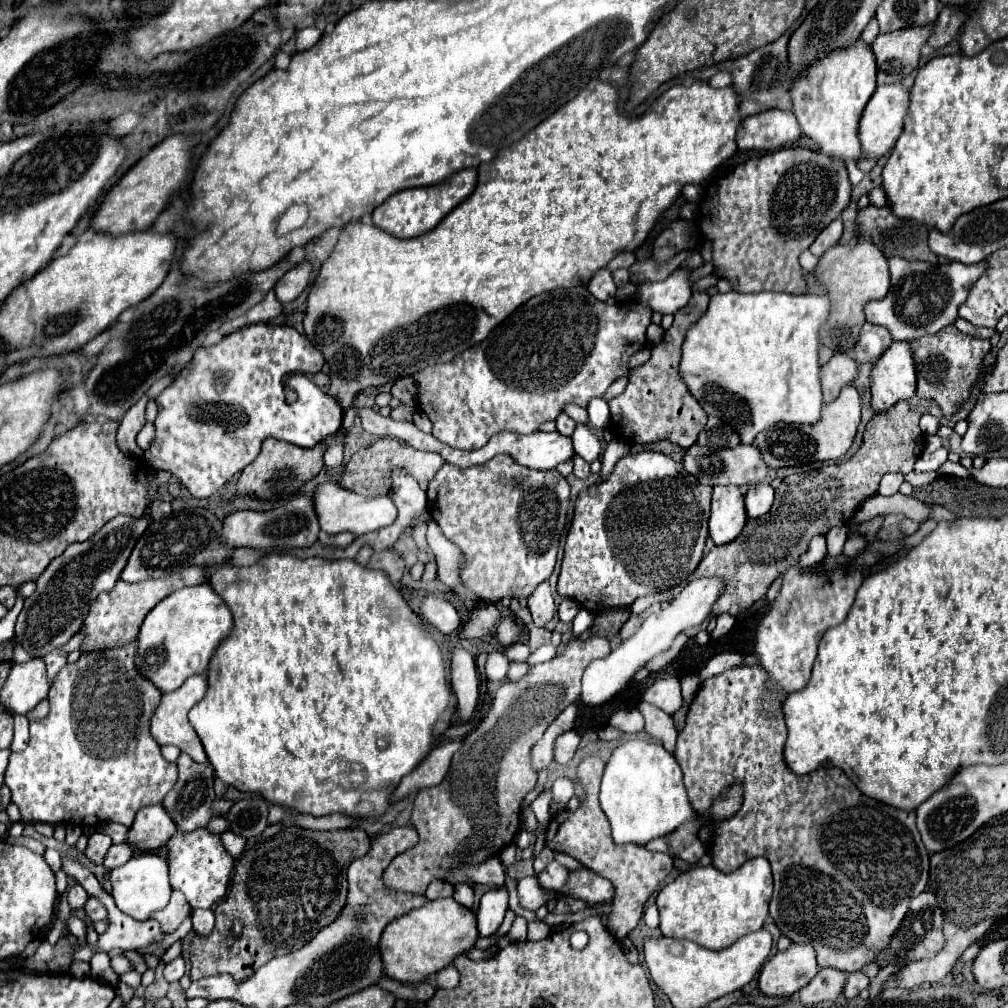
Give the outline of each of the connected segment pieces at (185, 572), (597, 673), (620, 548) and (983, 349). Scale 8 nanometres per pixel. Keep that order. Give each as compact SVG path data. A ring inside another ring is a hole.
M201 566L183 568L173 576L165 576L157 580L141 580L137 584L125 584L123 580L117 580L113 590L97 596L93 608L89 608L89 612L85 614L85 626L81 628L81 632L85 634L81 644L81 654L97 652L101 648L117 648L117 646L125 646L127 642L133 642L139 634L143 618L151 608L155 608L163 598L167 598L175 590L181 590L185 586L197 586L201 582L205 582L205 568Z
M699 578L699 580L689 582L673 602L663 606L661 612L651 614L635 636L631 636L629 640L623 640L607 658L593 660L587 666L587 670L583 674L581 702L589 704L589 706L597 706L597 704L605 704L607 700L611 700L631 680L631 676L639 668L645 666L647 660L665 652L679 632L703 624L707 620L707 616L711 614L711 608L717 602L717 598L721 596L723 588L725 588L725 580L721 580L721 578Z
M637 452L623 456L609 474L609 480L581 490L575 500L557 592L563 598L575 600L591 614L601 614L611 608L629 608L639 596L657 594L681 584L703 558L712 492L712 486L701 484L665 454Z
M953 324L943 328L937 336L921 336L921 340L911 340L909 342L913 346L913 358L915 358L915 368L917 368L917 396L919 398L933 398L941 410L943 416L951 416L959 404L963 404L969 396L969 388L973 386L973 382L979 376L979 368L981 368L981 360L983 356L989 352L991 344L989 340L983 338L975 338L975 336L967 336L961 334Z

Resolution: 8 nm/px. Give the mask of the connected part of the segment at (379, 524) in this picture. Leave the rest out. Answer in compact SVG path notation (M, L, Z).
M323 482L315 488L313 494L313 506L319 518L321 530L327 534L339 534L339 532L353 532L357 536L391 526L397 516L395 504L389 500L389 496L377 496L377 498L367 498L357 492L349 492L341 488L337 482Z

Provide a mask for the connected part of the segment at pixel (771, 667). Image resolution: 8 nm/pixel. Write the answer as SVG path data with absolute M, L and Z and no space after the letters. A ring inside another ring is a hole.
M867 550L859 556L859 562L847 566L849 570L837 568L825 574L807 574L799 566L793 566L785 572L779 596L775 598L771 612L759 622L755 636L755 654L769 672L771 684L781 686L787 694L793 694L807 684L823 632L845 620L863 580L861 568L875 564L877 560L879 554Z

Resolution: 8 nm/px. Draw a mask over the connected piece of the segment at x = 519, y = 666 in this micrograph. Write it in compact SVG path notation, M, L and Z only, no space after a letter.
M511 662L507 678L509 680L519 680L519 678L523 678L527 674L527 670L529 670L529 666L525 662Z

